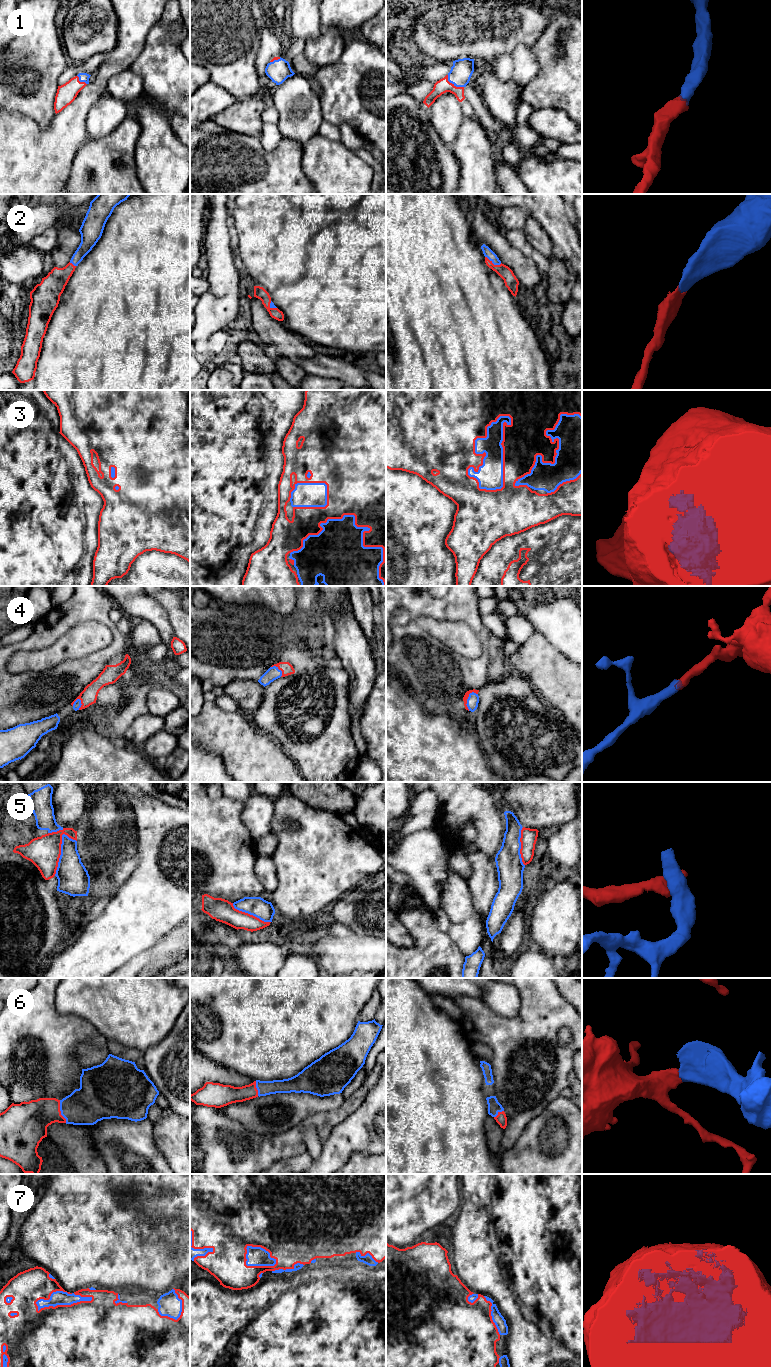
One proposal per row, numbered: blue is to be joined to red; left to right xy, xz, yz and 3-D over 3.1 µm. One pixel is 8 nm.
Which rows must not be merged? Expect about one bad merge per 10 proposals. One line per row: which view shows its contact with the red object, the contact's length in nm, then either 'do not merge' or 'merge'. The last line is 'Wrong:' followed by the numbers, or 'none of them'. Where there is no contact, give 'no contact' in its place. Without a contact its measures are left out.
1: yz | 170 nm | merge
2: yz | 150 nm | merge
3: yz | 650 nm | merge
4: yz | 170 nm | merge
5: xy | 360 nm | merge
6: xy | 190 nm | merge
7: xy | 460 nm | merge
Wrong: none of them

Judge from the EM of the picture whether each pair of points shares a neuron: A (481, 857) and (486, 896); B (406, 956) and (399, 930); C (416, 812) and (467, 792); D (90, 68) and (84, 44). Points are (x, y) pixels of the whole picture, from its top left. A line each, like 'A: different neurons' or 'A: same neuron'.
A: same neuron
B: different neurons
C: different neurons
D: different neurons

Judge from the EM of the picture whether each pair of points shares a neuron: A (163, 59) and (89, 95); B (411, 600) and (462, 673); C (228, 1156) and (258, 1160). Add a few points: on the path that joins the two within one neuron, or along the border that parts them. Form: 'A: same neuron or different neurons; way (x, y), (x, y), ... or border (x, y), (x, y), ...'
A: different neurons; border (143, 47), (142, 51), (128, 68)
B: same neuron; way (411, 620), (411, 631), (442, 662)
C: same neuron; way (235, 1156), (251, 1156)

